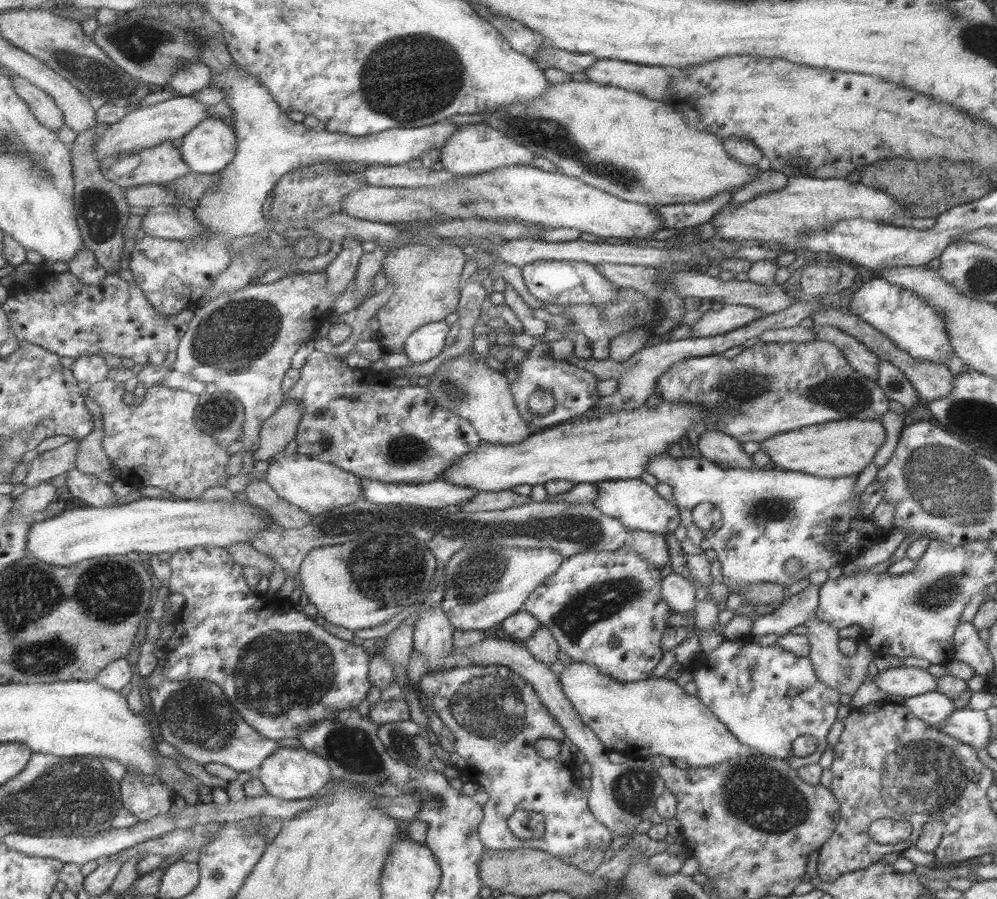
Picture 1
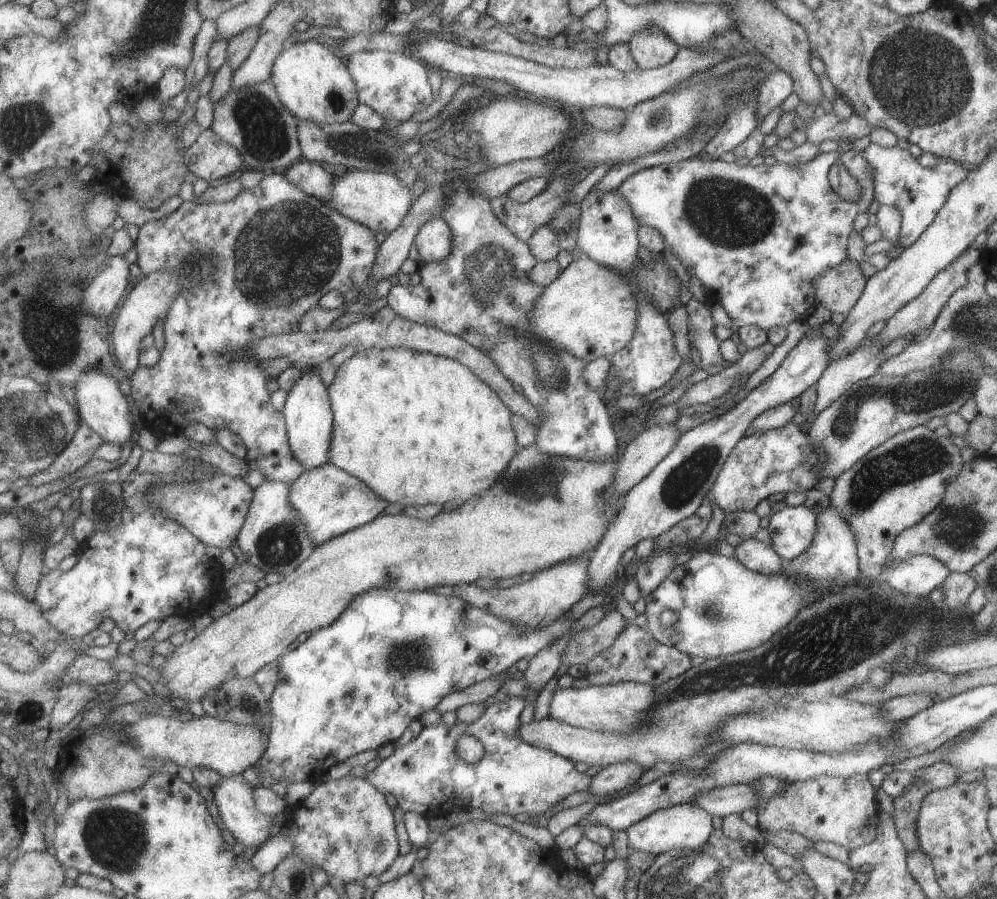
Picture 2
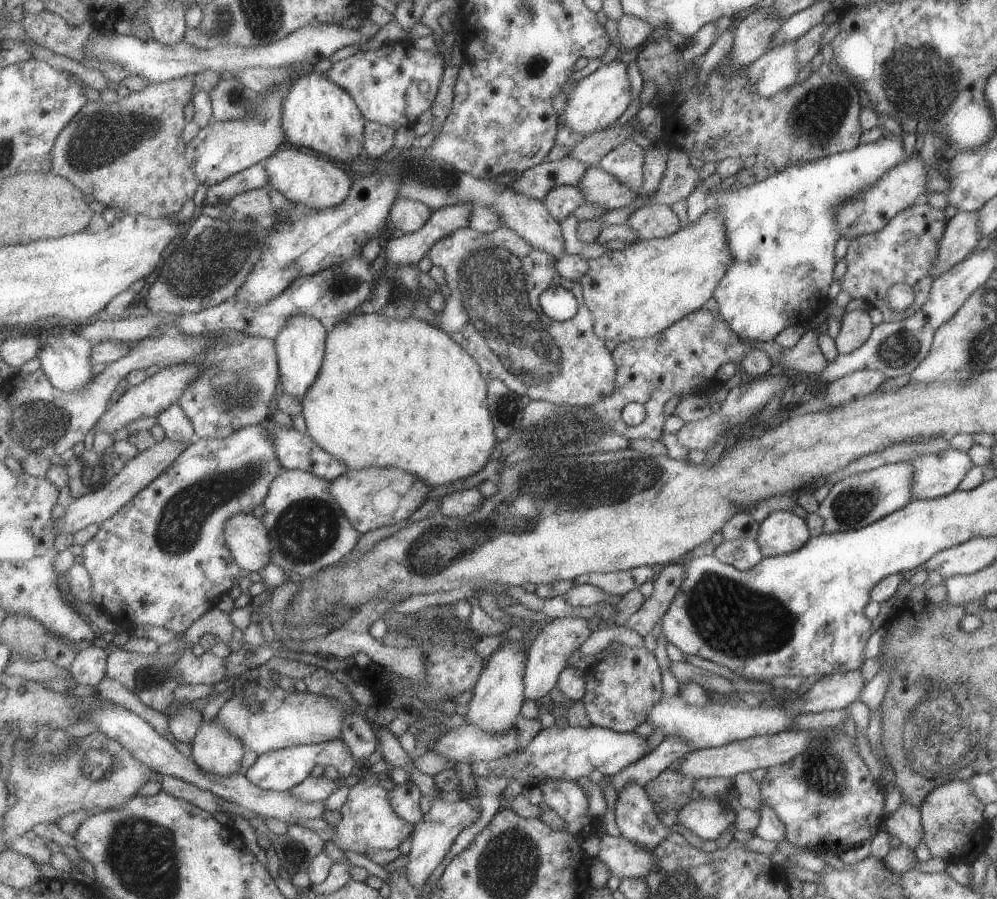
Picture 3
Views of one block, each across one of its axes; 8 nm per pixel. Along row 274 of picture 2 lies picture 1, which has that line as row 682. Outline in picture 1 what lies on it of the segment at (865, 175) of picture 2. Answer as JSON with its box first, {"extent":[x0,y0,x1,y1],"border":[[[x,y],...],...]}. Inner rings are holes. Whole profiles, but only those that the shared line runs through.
{"extent":[685,638,839,770],"border":[[[750,638],[724,640],[709,654],[700,654],[693,664],[685,667],[691,675],[691,682],[697,687],[697,700],[705,705],[722,722],[729,732],[744,746],[749,746],[752,755],[766,755],[787,760],[791,768],[797,770],[809,764],[816,764],[826,749],[826,734],[836,721],[835,714],[839,708],[839,693],[835,689],[817,681],[808,657],[794,656],[779,646],[761,646]],[[809,735],[816,740],[817,748],[809,756],[796,758],[791,754],[791,742],[797,736]]]}

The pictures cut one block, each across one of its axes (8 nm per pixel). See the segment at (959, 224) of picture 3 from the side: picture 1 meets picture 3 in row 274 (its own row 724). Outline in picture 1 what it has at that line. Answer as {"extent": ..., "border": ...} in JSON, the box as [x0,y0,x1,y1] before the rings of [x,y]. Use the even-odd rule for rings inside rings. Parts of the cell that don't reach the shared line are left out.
{"extent":[904,692,953,729],"border":[[[925,692],[919,696],[904,698],[905,705],[917,718],[924,720],[936,729],[940,727],[941,721],[953,709],[952,700],[939,692]]]}

